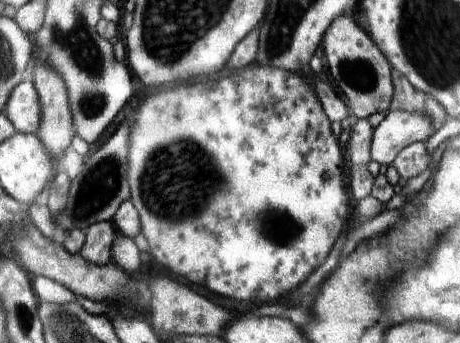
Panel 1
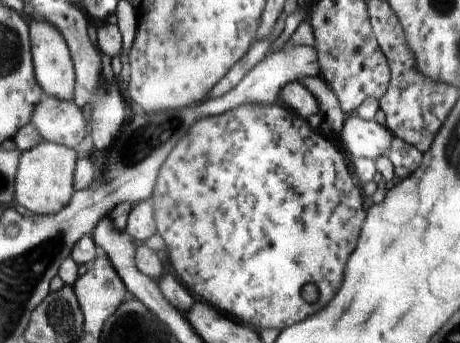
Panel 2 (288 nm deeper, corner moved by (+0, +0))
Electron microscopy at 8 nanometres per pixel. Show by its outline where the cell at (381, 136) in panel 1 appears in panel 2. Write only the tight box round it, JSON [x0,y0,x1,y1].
[337,116,393,162]

